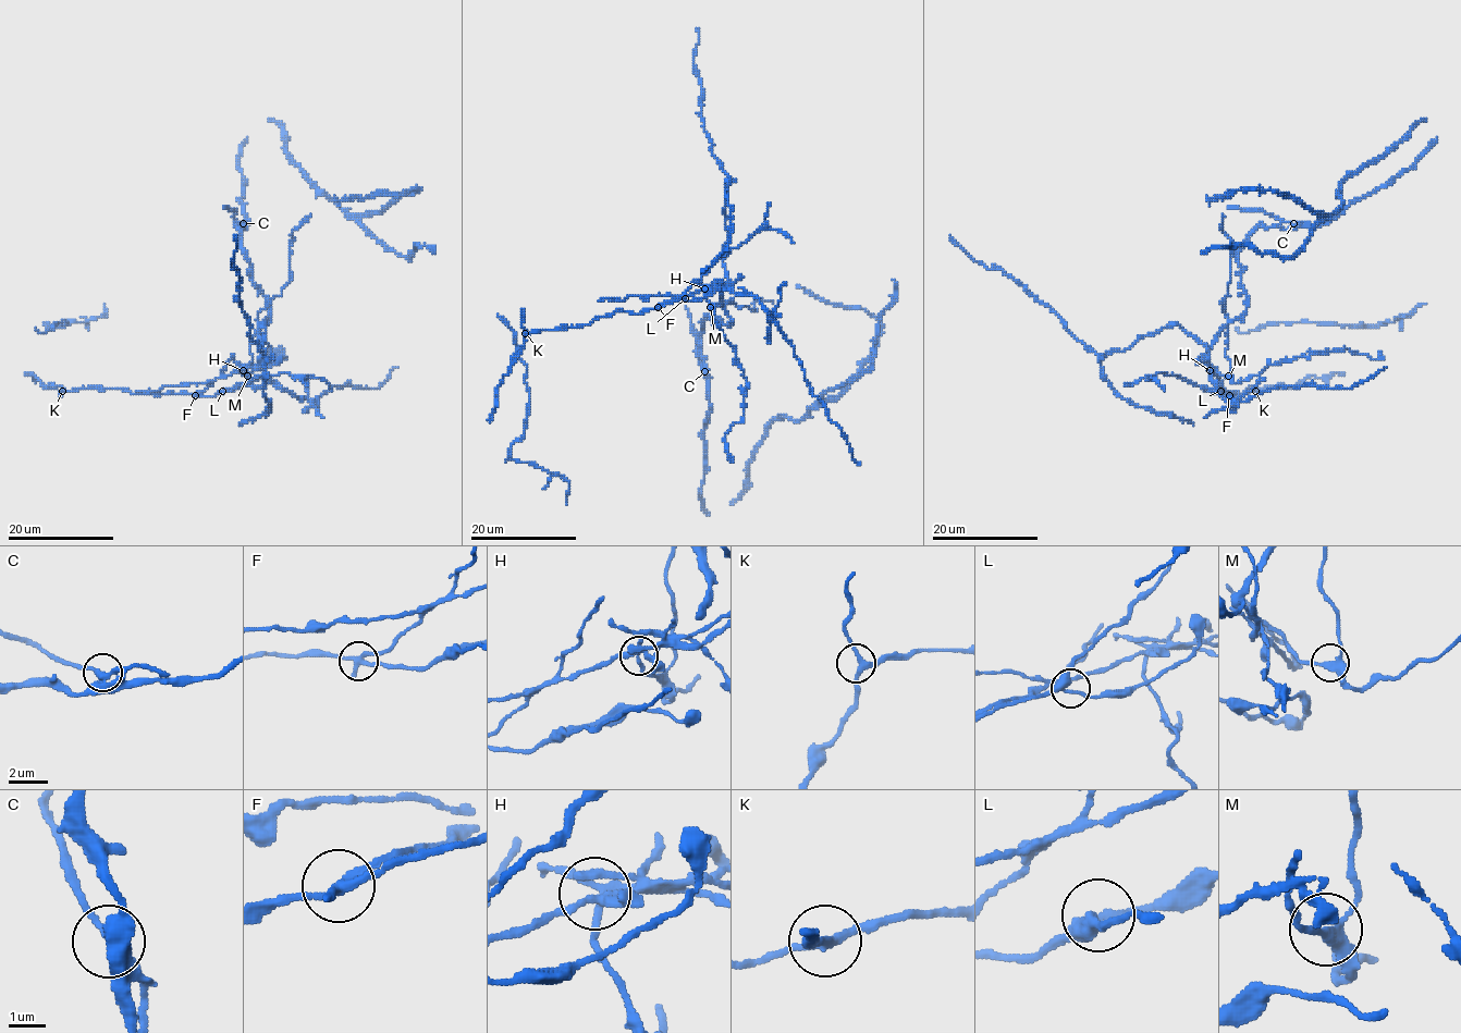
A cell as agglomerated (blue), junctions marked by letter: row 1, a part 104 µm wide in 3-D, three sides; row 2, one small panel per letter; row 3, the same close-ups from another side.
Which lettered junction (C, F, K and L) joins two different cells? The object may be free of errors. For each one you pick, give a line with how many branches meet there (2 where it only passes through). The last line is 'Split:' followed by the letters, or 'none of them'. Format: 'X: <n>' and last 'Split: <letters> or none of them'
F: 3
Split: F

